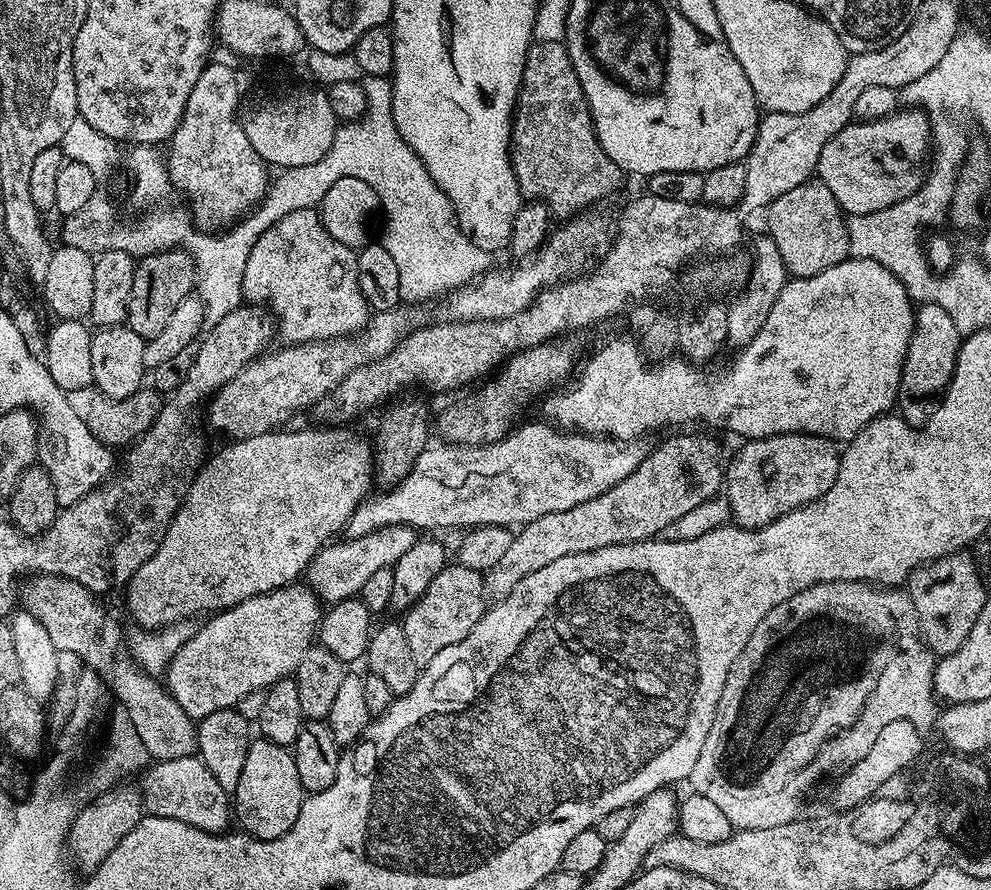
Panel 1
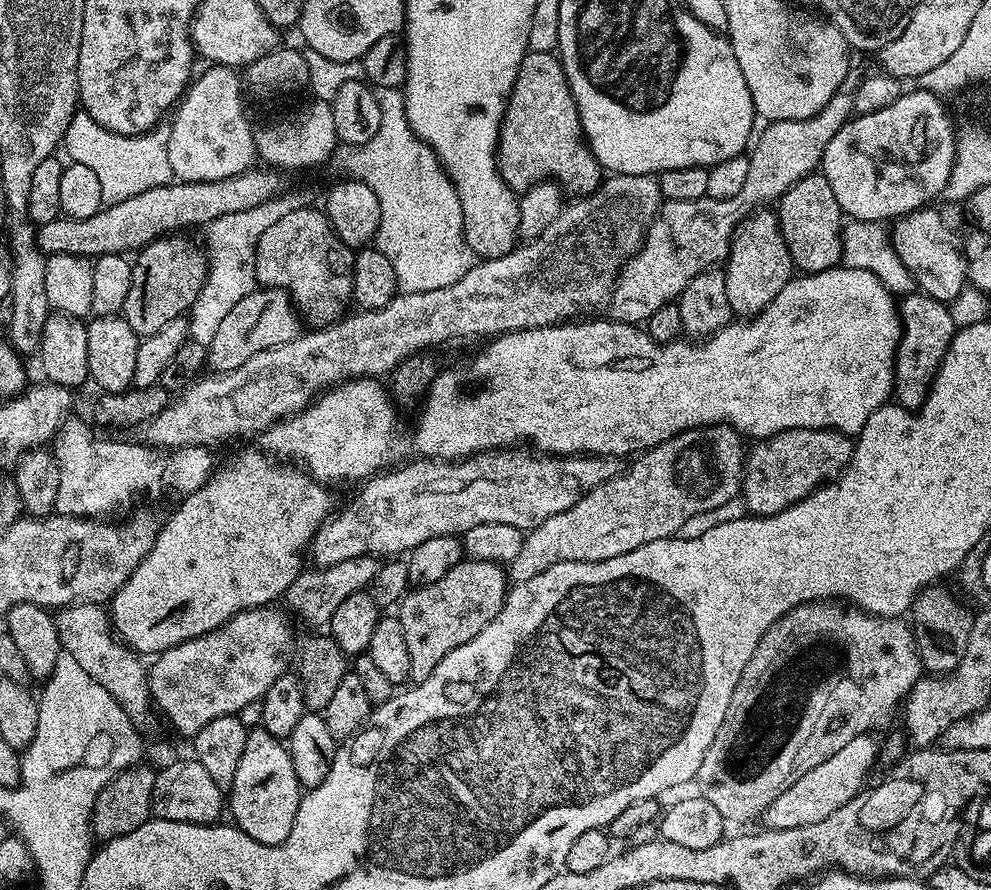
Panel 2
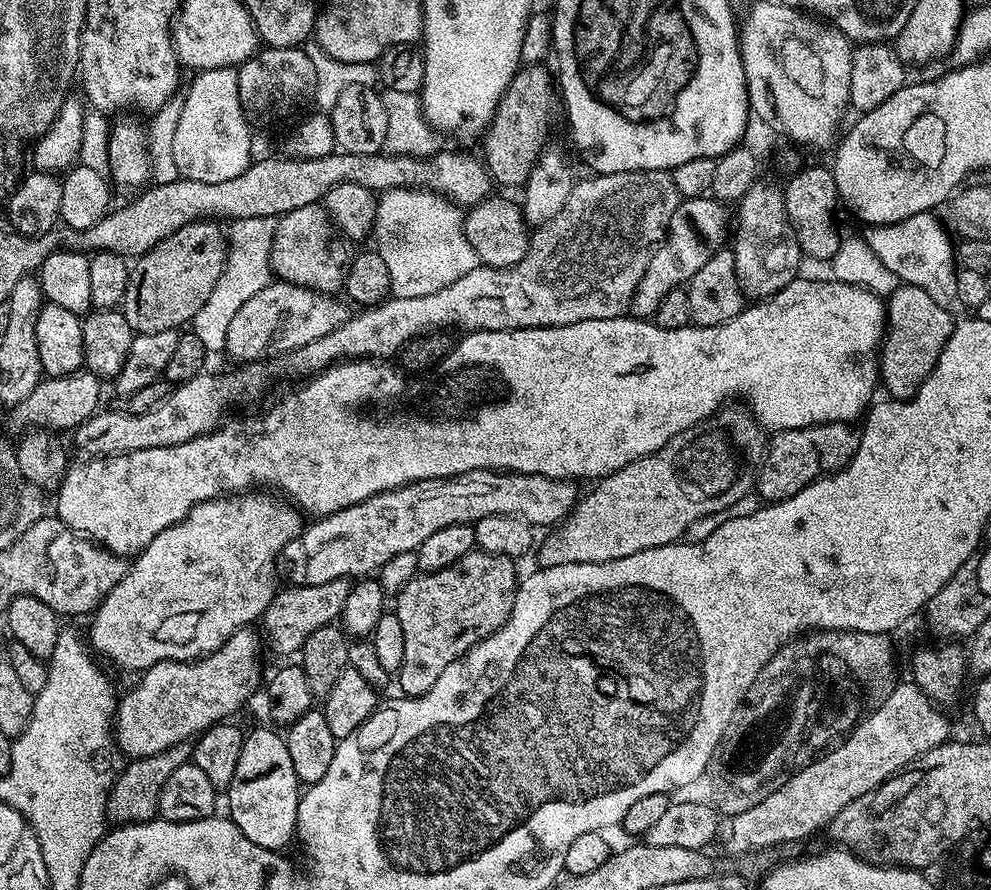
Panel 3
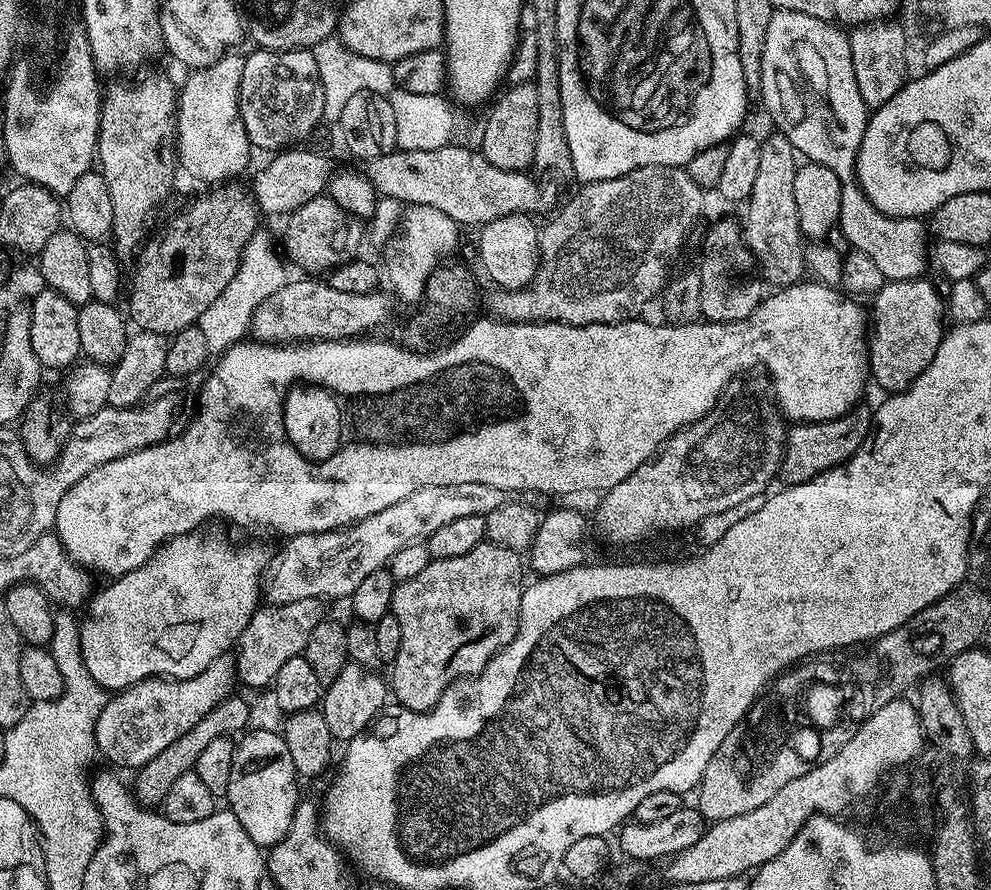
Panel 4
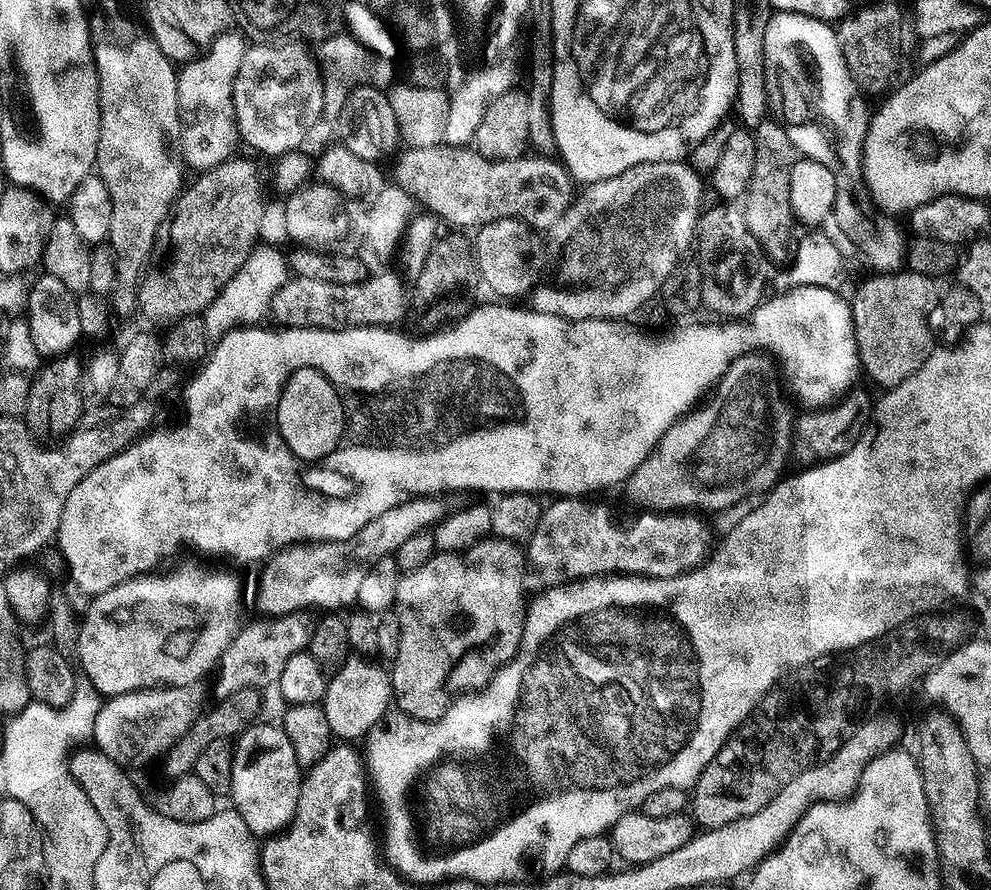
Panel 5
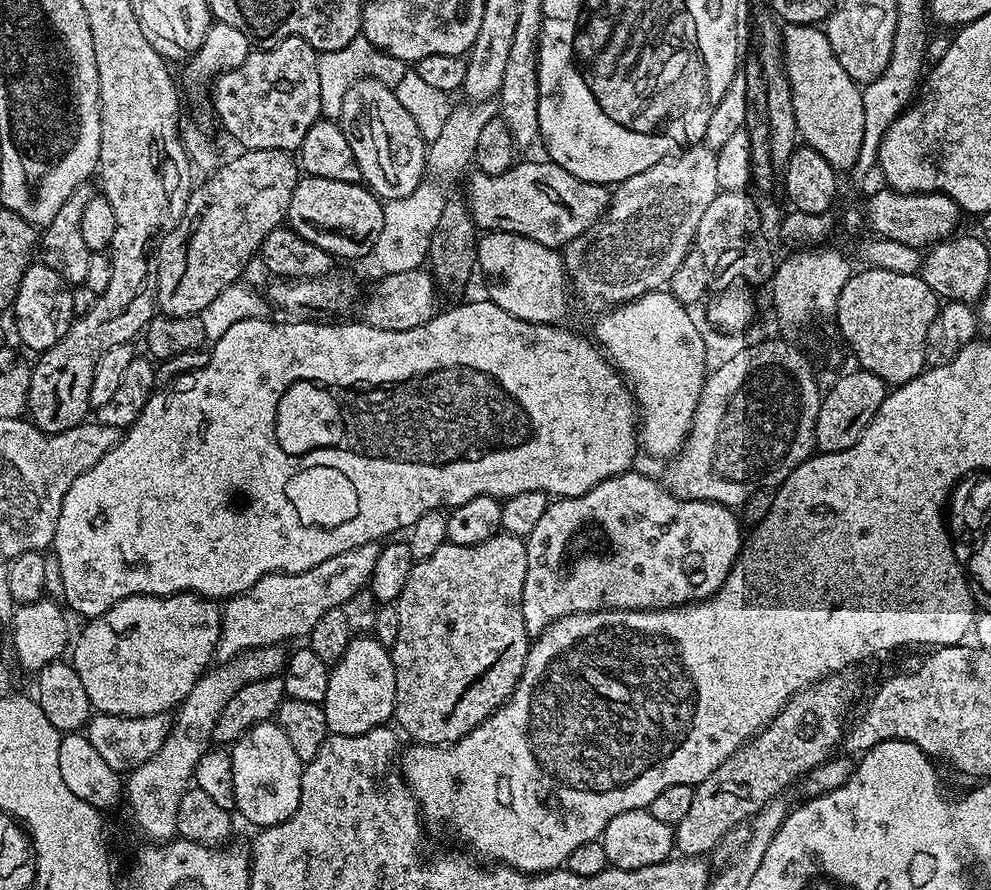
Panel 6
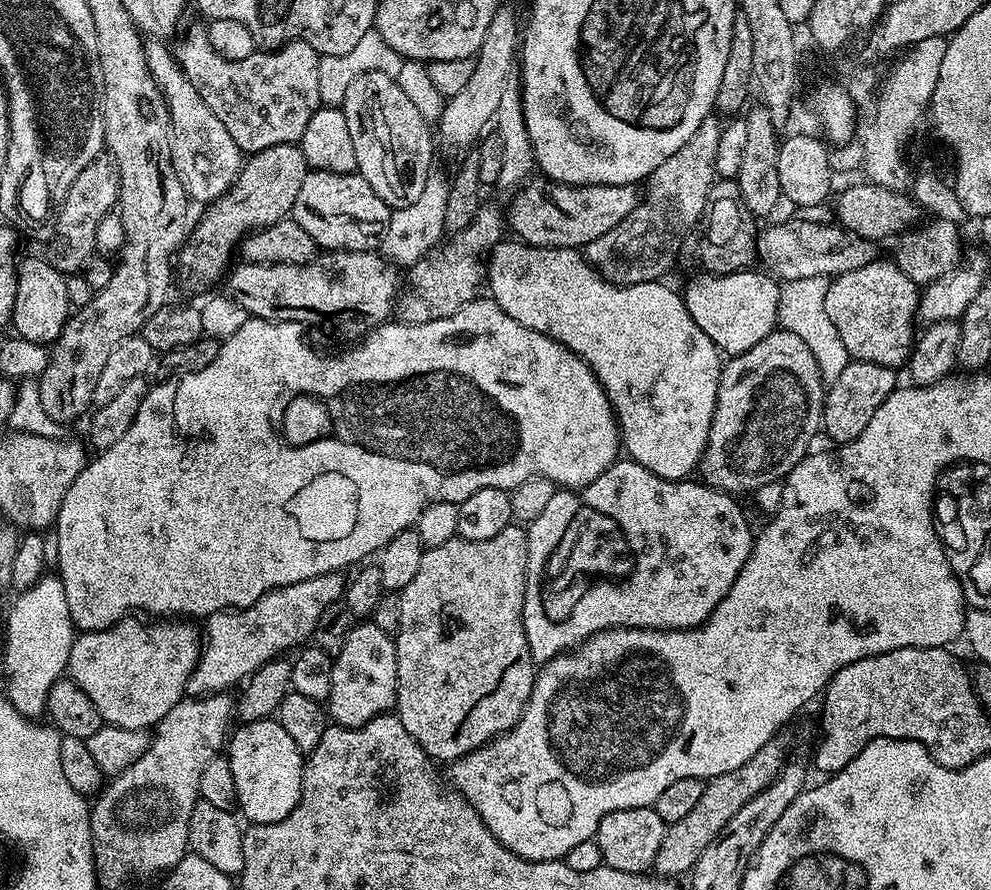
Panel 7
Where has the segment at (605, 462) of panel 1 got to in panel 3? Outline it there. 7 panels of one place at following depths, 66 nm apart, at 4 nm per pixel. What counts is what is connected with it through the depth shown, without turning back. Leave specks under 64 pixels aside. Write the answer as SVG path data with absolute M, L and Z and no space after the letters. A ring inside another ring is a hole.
M474 470L466 474L458 474L457 476L449 476L446 480L419 480L413 484L404 484L401 488L395 488L389 492L379 492L377 496L366 498L362 502L358 502L349 508L338 510L329 516L321 516L311 521L312 525L305 527L299 536L293 538L288 545L284 547L282 553L282 572L289 576L293 585L309 584L310 586L318 586L326 582L334 582L345 578L364 578L369 574L375 573L383 564L390 562L390 558L394 558L394 554L402 554L403 552L415 552L422 542L426 542L426 538L430 538L430 534L436 533L438 530L446 530L446 526L454 526L455 524L473 525L477 520L486 518L490 514L510 514L511 516L520 516L533 526L539 524L552 524L548 526L556 526L567 517L568 513L576 507L578 503L577 485L571 479L551 480L545 476L527 476L521 472L493 472L492 470Z

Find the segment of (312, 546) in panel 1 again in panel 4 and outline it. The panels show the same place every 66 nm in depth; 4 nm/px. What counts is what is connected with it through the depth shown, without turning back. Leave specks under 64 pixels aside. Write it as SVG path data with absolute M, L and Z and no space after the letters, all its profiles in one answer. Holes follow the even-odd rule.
M192 534L175 536L163 548L158 548L141 568L125 576L115 577L97 596L95 593L91 597L87 605L88 613L82 616L80 625L80 653L86 670L90 670L90 678L94 678L94 682L98 682L101 688L123 690L153 678L189 680L202 674L202 670L206 670L215 660L227 657L235 649L241 634L246 630L250 618L256 613L262 600L262 569L266 564L265 557L263 555L260 557L252 548L231 548L228 544L199 544L196 538Z

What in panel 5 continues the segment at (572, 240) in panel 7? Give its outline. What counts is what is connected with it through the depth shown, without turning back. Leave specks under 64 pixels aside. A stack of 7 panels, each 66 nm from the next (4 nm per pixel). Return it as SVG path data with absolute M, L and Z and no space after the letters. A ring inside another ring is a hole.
M437 146L434 148L409 147L399 153L400 161L396 164L395 183L405 192L413 196L419 205L429 208L436 216L441 216L456 230L479 230L485 228L490 222L499 220L521 220L529 229L552 228L563 218L574 204L574 181L567 168L559 159L552 160L548 154L525 154L513 160L487 160L482 154L478 154L475 147L467 146L453 148Z

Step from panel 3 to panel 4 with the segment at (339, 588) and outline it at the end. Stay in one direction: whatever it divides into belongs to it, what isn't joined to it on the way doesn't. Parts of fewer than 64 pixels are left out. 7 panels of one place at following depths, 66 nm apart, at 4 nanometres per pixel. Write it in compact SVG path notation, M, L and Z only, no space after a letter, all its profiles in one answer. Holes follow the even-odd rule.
M319 600L257 607L234 649L235 679L239 683L241 680L248 688L264 688L267 684L269 687L275 681L278 670L282 670L286 658L303 653L310 630L325 619L324 608L325 605Z

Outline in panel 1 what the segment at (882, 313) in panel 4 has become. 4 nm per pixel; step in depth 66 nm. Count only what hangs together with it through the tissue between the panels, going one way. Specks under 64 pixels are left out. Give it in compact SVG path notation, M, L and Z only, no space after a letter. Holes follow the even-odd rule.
M922 304L915 309L912 337L906 350L895 403L899 416L907 424L922 426L932 415L938 397L956 373L961 339L962 334L958 326L954 326L950 314L946 314L942 306Z

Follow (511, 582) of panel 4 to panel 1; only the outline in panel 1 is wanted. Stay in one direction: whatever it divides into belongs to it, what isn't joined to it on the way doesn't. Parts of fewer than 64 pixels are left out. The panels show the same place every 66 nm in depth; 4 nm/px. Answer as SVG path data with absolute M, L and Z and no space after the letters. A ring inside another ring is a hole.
M459 562L449 563L448 567L430 582L426 594L414 602L414 606L403 613L402 623L406 630L406 639L414 654L417 665L423 666L434 658L434 654L454 646L478 626L486 611L486 593L484 576L478 570L470 570Z

